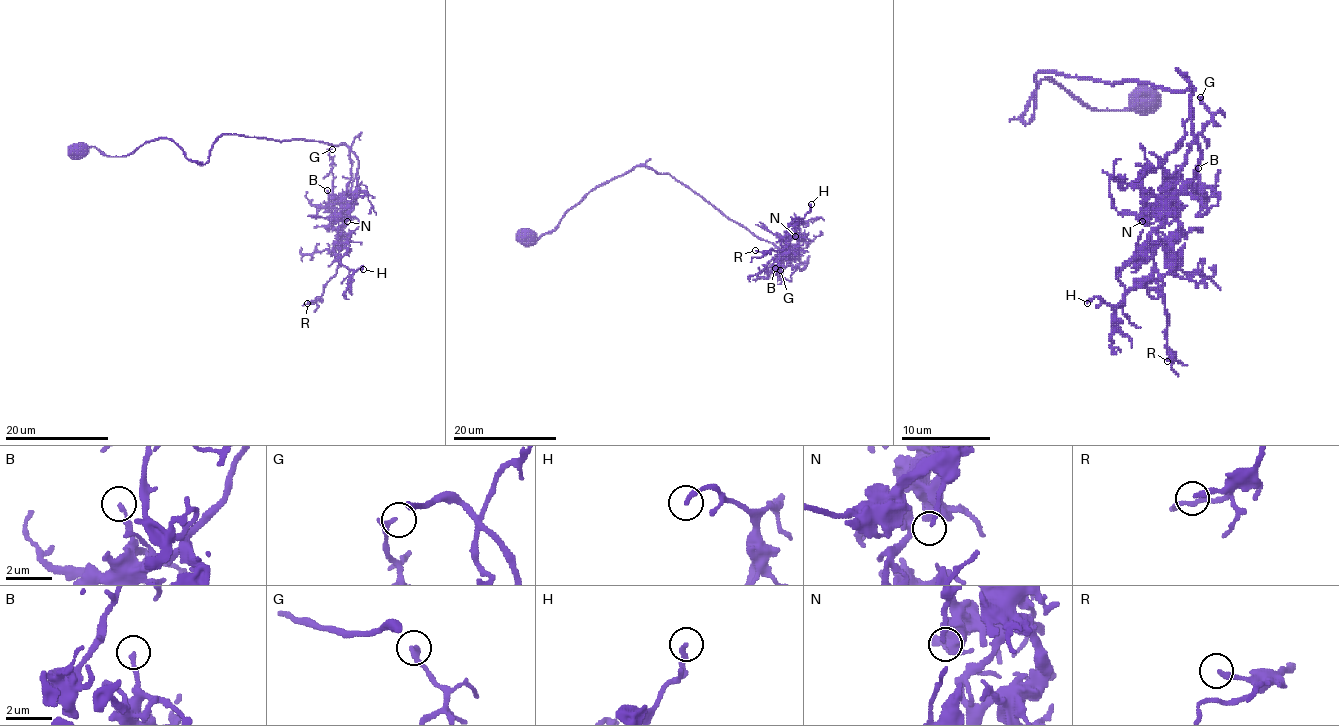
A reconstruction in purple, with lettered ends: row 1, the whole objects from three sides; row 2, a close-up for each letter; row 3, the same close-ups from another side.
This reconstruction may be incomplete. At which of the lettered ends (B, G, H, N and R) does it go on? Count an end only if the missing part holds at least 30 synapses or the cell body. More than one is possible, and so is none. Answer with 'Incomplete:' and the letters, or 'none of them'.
Incomplete: none of them

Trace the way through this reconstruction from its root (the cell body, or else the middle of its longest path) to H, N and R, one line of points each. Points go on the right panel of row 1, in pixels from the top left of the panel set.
H: (1145, 99), (1094, 110), (1043, 79), (1023, 115), (1038, 72), (1193, 92), (1154, 270), (1122, 303), (1087, 303)
N: (1145, 99), (1094, 110), (1043, 79), (1023, 115), (1038, 72), (1191, 90), (1167, 174), (1142, 179), (1142, 221)
R: (1145, 99), (1094, 110), (1043, 79), (1023, 119), (1038, 72), (1193, 92), (1149, 239), (1167, 361)

